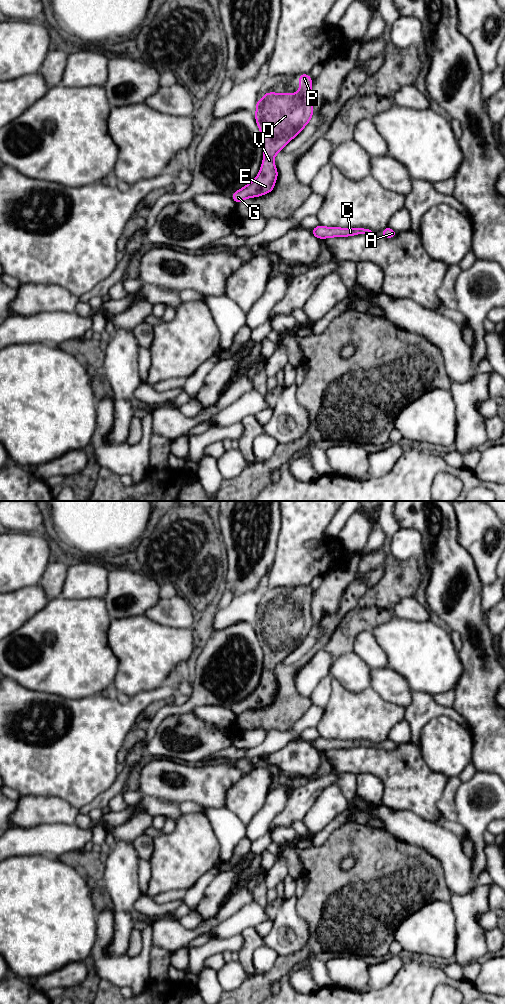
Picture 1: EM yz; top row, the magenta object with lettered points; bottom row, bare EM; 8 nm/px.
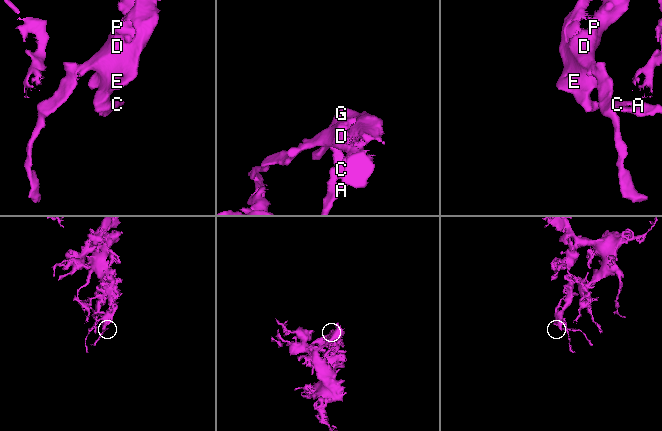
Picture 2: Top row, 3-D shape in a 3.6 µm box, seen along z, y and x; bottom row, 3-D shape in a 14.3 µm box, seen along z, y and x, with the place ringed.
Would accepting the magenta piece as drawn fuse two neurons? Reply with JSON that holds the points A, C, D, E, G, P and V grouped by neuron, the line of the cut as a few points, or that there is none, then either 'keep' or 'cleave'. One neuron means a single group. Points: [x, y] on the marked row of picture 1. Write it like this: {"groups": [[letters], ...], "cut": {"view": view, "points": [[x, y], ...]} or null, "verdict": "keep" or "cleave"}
{"groups": [["A", "C", "D", "E", "G", "P", "V"]], "cut": null, "verdict": "keep"}

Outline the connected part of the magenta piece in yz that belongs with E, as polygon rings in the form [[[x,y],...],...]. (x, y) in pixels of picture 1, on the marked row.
[[[299,74],[299,91],[297,93],[264,93],[263,98],[257,100],[255,120],[263,138],[263,161],[255,179],[231,195],[235,203],[268,194],[274,189],[278,177],[274,157],[301,133],[312,120],[312,115],[312,78],[308,74]]]

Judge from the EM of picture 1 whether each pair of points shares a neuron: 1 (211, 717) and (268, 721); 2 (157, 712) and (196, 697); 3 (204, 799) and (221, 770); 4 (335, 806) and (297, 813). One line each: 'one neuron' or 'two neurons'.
1: two neurons
2: one neuron
3: one neuron
4: two neurons

